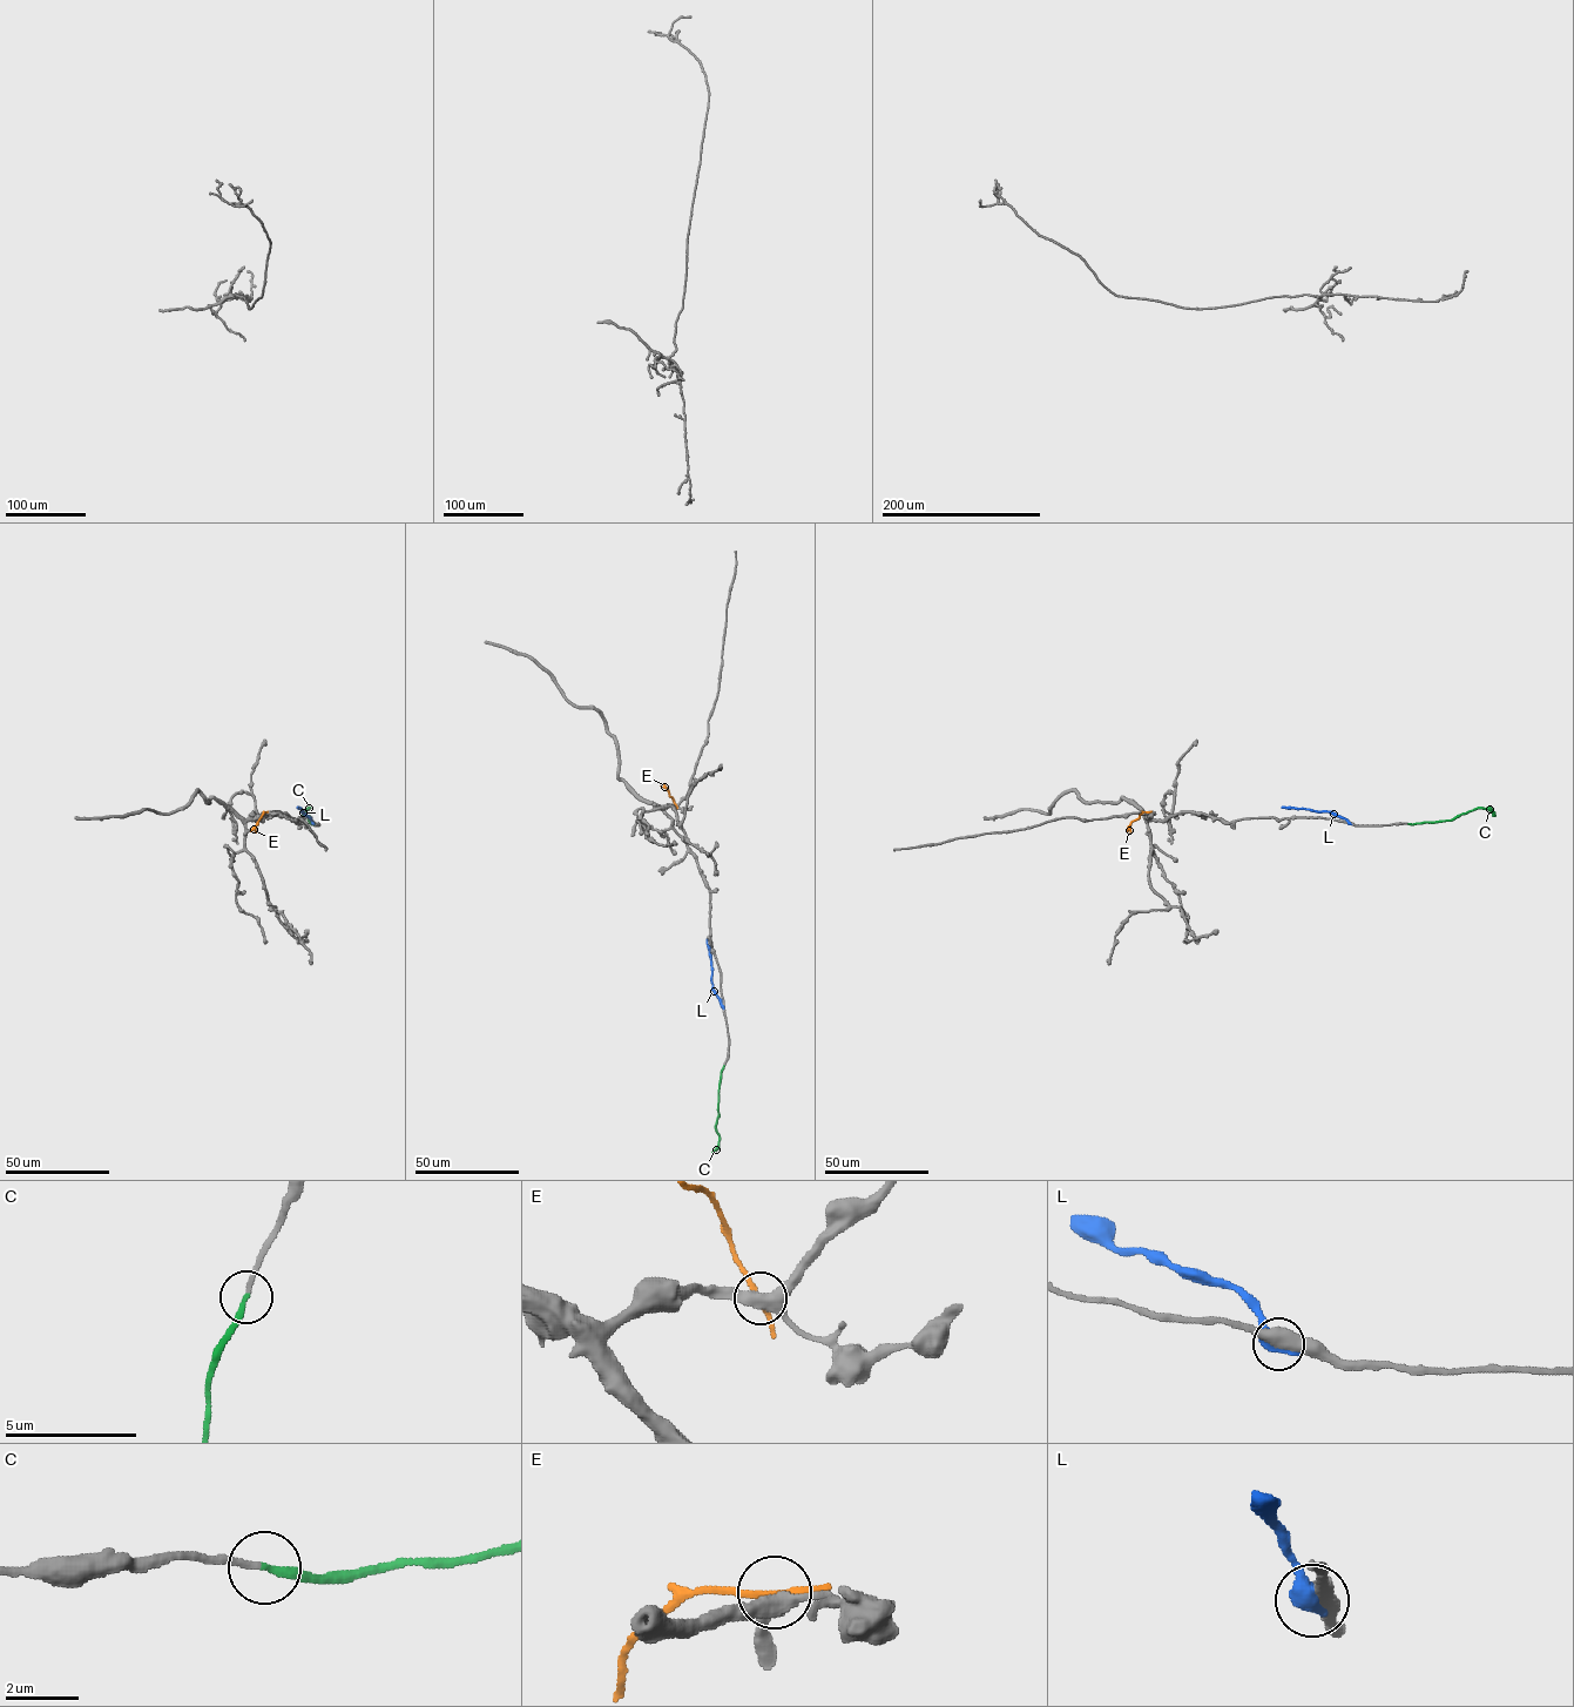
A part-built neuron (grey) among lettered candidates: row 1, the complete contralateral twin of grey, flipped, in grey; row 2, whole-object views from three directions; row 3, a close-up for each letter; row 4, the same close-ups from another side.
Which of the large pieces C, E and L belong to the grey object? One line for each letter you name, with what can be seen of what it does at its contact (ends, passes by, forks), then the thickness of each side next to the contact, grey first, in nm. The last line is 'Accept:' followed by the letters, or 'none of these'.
C: it ends there; 170 nm thick on the grey side, 240 nm on the other
Accept: C

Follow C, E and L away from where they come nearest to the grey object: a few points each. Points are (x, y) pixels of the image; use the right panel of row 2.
C: (1409, 823), (1452, 820), (1479, 808), (1488, 808), (1494, 816)
E: (1148, 811), (1133, 821), (1127, 831)
L: (1350, 823), (1331, 812), (1282, 808)

